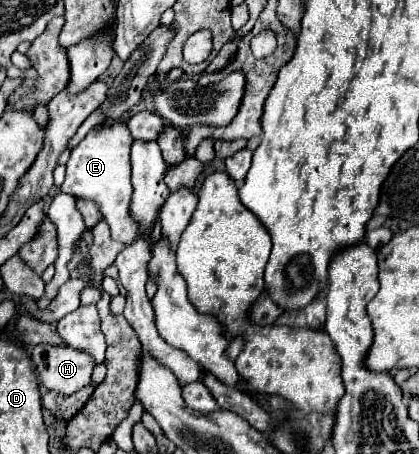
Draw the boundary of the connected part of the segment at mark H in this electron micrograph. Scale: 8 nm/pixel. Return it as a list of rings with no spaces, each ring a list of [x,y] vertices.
[[[37,344],[31,352],[31,360],[41,382],[49,390],[57,390],[65,396],[89,384],[95,368],[91,354],[69,344]]]

